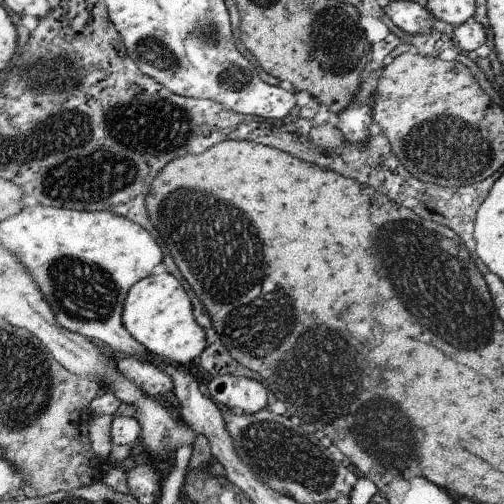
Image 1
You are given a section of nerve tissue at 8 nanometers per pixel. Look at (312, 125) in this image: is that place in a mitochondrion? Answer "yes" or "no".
no

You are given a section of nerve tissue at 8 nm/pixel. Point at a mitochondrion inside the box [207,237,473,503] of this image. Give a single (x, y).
(277, 449)

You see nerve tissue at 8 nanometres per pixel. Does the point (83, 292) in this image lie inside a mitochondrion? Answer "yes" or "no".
yes

